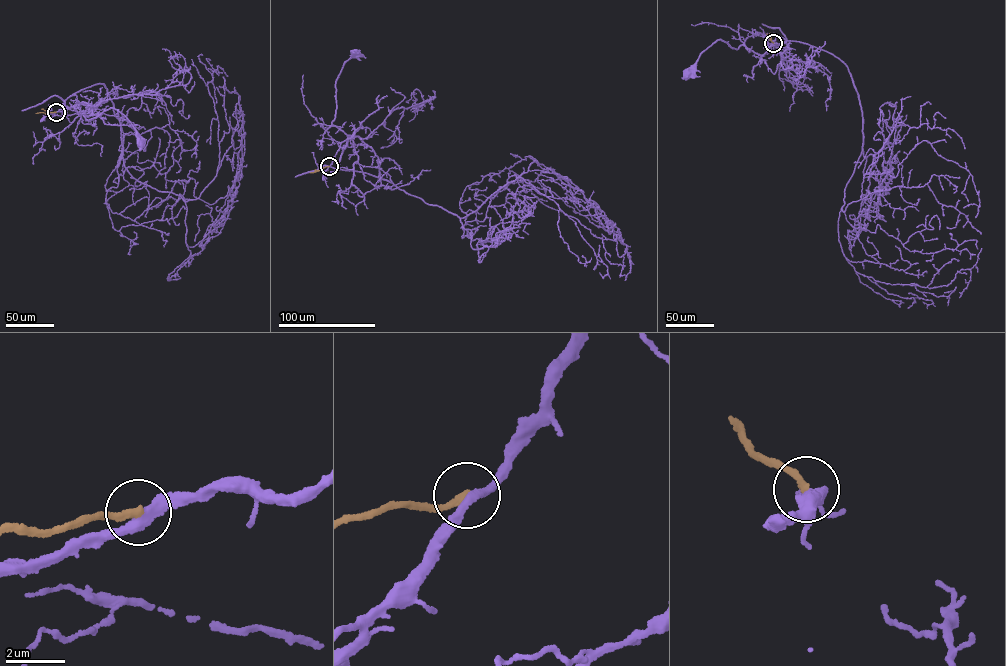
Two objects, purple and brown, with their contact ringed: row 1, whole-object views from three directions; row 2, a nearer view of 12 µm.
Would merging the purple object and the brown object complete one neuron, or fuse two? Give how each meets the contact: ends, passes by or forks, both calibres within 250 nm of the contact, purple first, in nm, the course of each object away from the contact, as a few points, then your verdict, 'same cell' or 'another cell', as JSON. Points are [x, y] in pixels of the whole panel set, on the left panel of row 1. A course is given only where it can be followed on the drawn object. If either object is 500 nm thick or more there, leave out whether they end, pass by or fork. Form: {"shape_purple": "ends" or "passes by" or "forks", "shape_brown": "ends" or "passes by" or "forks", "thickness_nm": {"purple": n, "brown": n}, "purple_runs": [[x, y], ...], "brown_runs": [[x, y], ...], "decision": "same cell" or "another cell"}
{"shape_purple": "passes by", "shape_brown": "ends", "thickness_nm": {"purple": 320, "brown": 240}, "purple_runs": [[56, 112], [84, 104], [91, 106], [91, 114], [83, 116], [88, 120], [114, 108], [128, 120], [140, 143]], "brown_runs": [[56, 112], [36, 113]], "decision": "another cell"}

